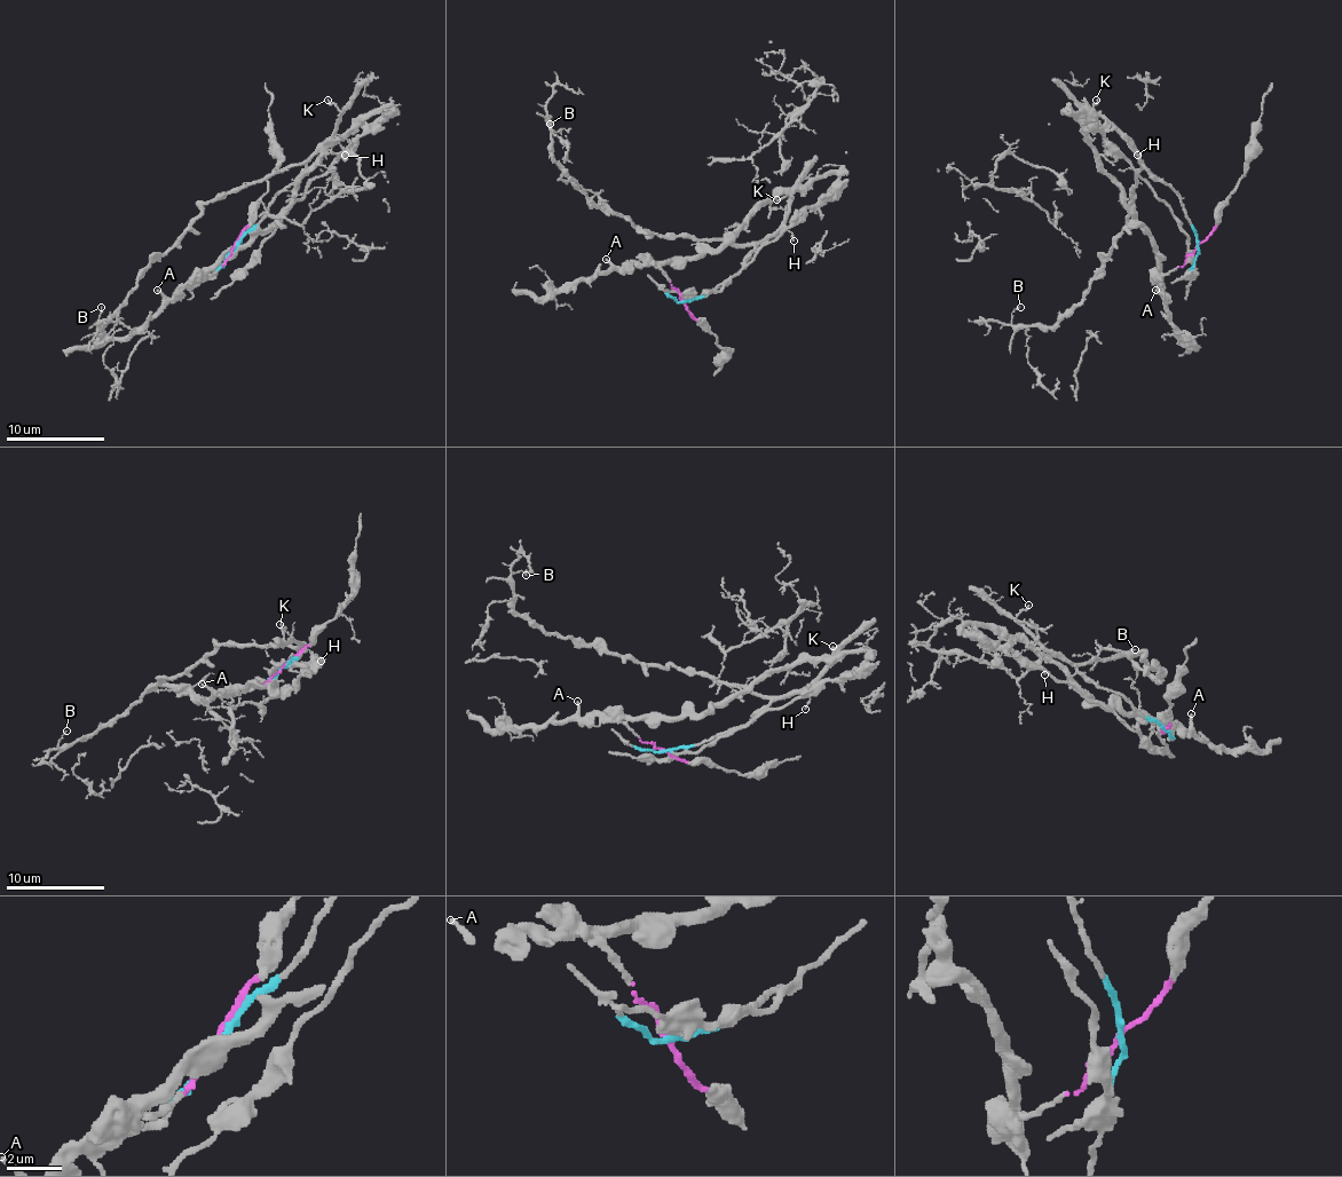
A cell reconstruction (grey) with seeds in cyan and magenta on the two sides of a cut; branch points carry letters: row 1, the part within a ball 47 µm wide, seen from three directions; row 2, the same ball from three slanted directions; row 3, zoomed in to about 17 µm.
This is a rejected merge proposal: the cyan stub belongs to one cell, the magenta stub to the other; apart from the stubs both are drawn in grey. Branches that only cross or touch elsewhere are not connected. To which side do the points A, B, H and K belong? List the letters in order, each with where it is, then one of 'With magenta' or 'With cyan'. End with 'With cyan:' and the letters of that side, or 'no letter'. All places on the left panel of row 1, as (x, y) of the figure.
A: Place: (157, 290). With magenta
B: Place: (101, 307). With cyan
H: Place: (345, 155). With cyan
K: Place: (328, 100). With cyan
With cyan: B, H, K

